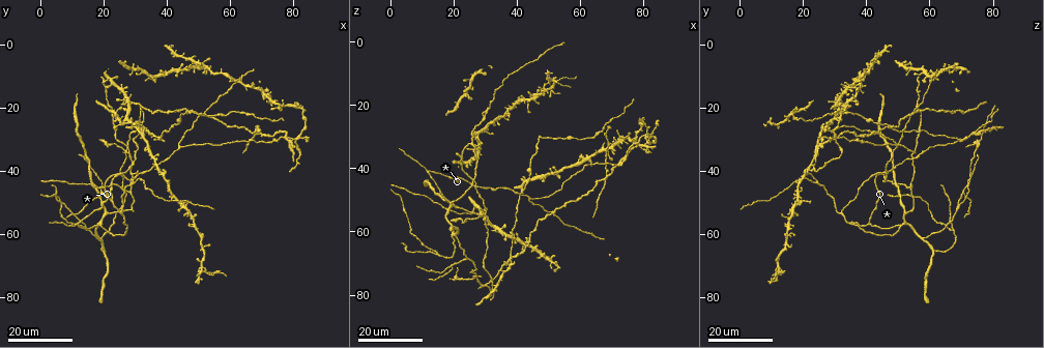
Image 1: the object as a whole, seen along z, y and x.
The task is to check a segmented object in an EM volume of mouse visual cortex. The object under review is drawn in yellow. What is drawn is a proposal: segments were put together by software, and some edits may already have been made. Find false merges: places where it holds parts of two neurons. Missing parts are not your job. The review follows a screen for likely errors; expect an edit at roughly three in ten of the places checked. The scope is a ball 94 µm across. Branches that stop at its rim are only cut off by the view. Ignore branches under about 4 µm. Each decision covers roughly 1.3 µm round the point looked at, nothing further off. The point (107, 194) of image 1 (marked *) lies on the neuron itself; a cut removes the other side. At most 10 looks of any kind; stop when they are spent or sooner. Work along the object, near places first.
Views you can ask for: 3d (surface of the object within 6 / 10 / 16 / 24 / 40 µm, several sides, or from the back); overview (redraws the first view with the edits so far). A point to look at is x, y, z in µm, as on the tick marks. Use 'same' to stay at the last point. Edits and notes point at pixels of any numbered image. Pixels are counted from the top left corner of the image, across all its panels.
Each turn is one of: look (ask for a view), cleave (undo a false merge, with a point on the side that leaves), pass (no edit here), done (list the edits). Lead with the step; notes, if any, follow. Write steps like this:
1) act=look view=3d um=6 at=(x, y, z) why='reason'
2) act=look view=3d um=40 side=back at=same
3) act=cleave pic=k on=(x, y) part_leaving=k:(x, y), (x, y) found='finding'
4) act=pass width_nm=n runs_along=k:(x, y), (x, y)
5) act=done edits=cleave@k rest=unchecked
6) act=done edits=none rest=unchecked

act=look view=3d um=16 at=(26.5, 24.0, 29.0)

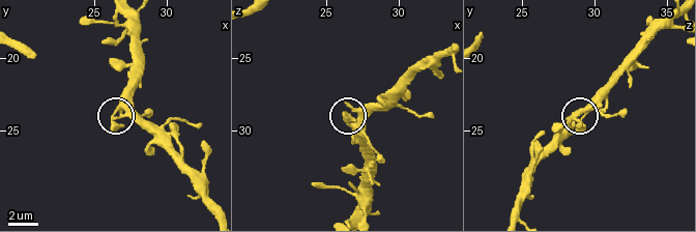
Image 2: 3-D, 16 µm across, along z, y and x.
act=look view=3d um=10 at=(26.8, 24.0, 28.4)

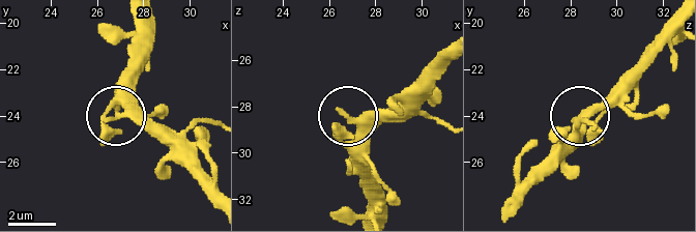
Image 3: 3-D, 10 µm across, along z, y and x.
act=pass runs_along=3:(209, 192), (156, 138), (118, 114), (126, 103), (126, 81) found='one neuron here'

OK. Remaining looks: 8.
act=look view=3d um=24 at=(44.5, 32.0, 49.5) why='arms part here'

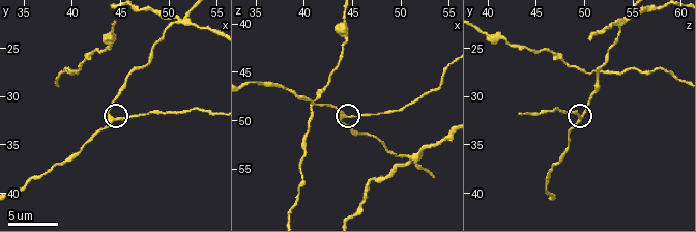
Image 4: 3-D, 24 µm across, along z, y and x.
act=look view=3d um=6 at=(44.4, 32.4, 49.6)

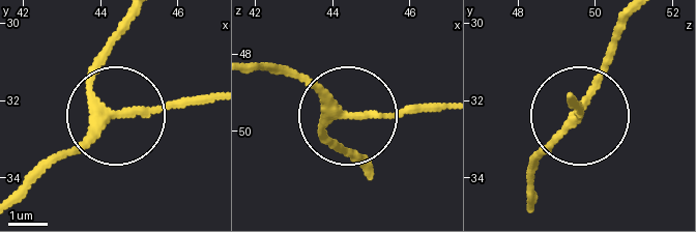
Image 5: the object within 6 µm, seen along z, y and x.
act=look view=3d um=6 side=back at=(44.30, 32.35, 49.50)

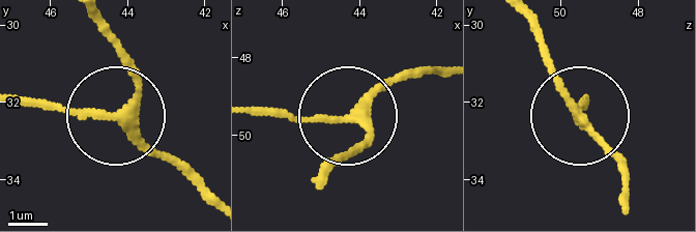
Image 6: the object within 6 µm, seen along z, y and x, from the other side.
act=pass arms=3 runs_along=6:(210, 203), (121, 126), (138, 78), (121, 40) found='all the same neuron'

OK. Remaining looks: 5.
act=look view=3d um=24 at=(28.0, 47.0, 54.0) why='three arms meet'

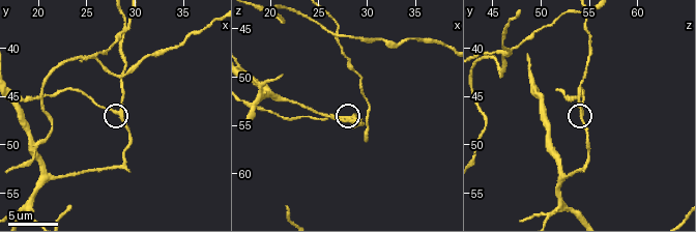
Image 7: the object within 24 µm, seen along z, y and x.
act=look view=3d um=6 at=(28.4, 46.8, 54.2)

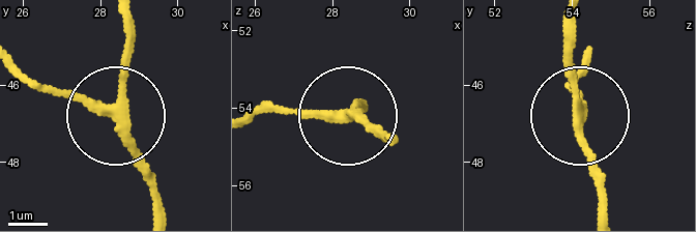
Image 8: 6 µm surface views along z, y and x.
act=pass width_nm=240 runs_along=8:(383, 133), (359, 113), (257, 113) found='one neuron here'

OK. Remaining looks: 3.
act=look view=3d um=10 at=(19.2, 57.0, 51.0) why='three-way junction'

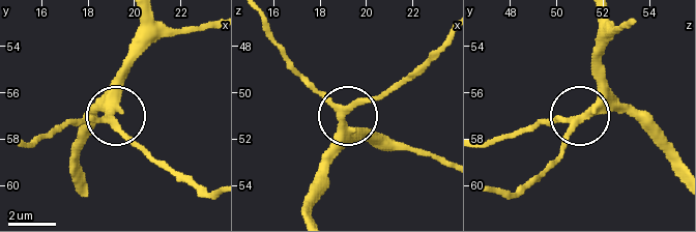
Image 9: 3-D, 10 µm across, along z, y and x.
act=pass width_nm=310 runs_along=9:(481, 144), (546, 120), (575, 118), (597, 96), (603, 69) found='continuous, no second neuron'

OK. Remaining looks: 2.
act=look view=3d um=24 at=(19.0, 61.5, 58.0) why='arms part here'

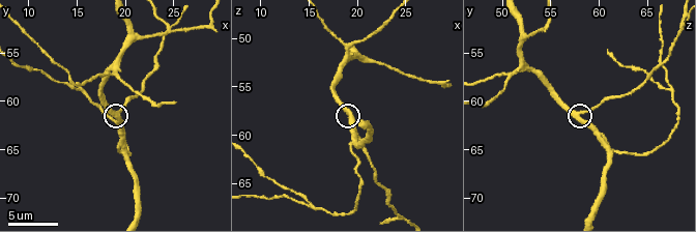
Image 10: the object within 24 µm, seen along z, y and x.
act=look view=3d um=6 at=(19.2, 61.8, 58.0)

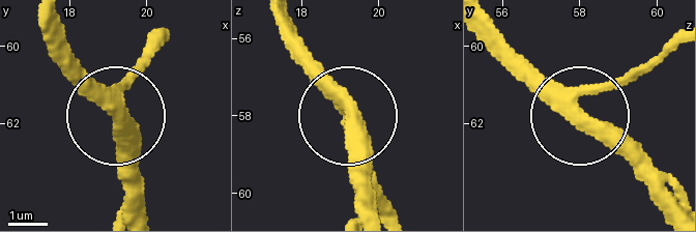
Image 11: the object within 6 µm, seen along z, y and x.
act=pass runs_along=11:(51, 18), (55, 47), (117, 116), (131, 212) found='one neuron here'

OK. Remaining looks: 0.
act=done edits=none rest=unchecked

